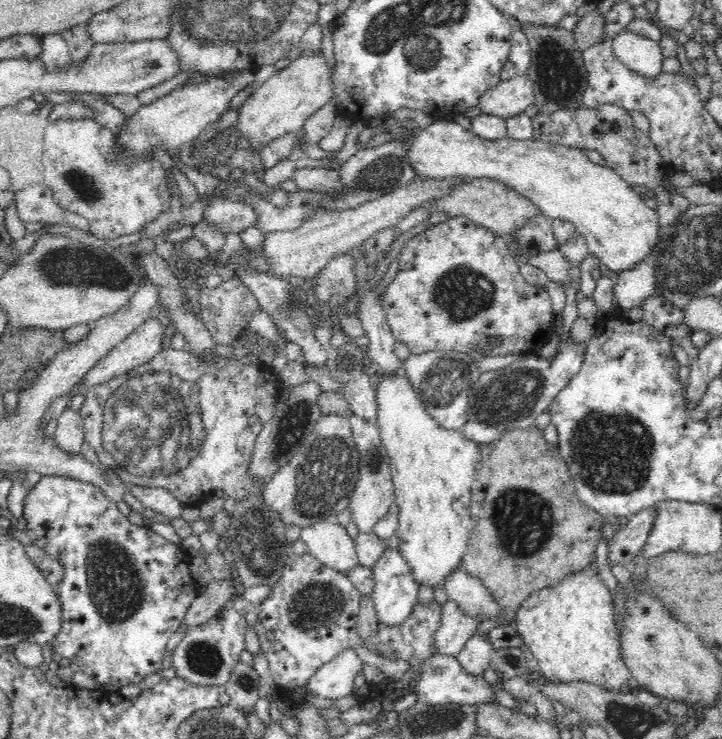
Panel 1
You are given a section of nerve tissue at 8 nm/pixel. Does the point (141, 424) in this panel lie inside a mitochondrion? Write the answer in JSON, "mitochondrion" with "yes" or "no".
{"mitochondrion":"yes"}

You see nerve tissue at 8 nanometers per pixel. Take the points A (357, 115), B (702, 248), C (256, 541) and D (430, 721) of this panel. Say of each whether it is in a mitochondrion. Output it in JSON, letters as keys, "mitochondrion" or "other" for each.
{"A":"other","B":"mitochondrion","C":"mitochondrion","D":"mitochondrion"}

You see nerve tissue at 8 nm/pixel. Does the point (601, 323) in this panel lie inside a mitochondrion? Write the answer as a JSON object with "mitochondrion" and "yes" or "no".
{"mitochondrion":"no"}

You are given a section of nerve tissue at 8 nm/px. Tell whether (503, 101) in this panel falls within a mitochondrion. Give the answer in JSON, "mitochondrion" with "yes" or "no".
{"mitochondrion":"no"}

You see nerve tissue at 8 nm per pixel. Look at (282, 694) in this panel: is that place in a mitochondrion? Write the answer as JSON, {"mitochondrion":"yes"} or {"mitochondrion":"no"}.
{"mitochondrion":"no"}

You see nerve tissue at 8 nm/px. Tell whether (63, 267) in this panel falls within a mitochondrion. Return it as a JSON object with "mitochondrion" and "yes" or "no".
{"mitochondrion":"yes"}

